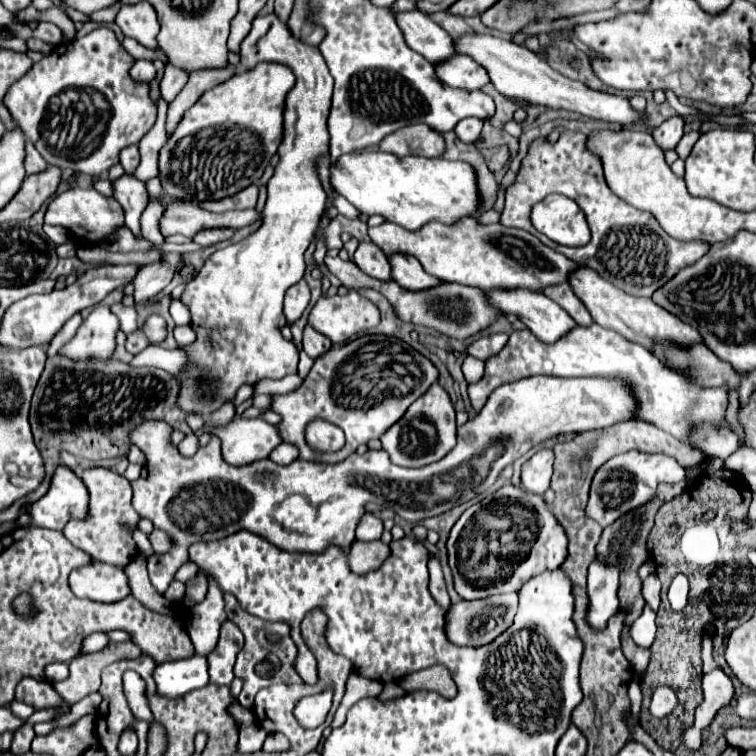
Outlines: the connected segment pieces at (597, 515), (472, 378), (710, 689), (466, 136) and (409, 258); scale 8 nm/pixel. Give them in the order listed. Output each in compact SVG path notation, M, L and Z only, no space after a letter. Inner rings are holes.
M627 451L623 455L617 455L615 459L609 459L593 477L591 497L587 503L587 517L597 521L601 527L607 527L607 525L615 523L615 519L623 517L627 511L633 511L635 507L655 499L657 485L663 481L667 481L667 483L687 481L687 485L695 485L697 479L687 477L685 467L681 467L677 463L677 459L663 455L663 453Z
M467 356L461 369L468 384L480 381L484 375L484 362L473 356Z
M715 669L703 677L703 693L705 701L697 707L697 713L709 725L713 715L733 699L733 683L721 669Z
M463 119L461 123L457 123L455 127L455 135L463 141L463 143L475 143L479 139L483 121L481 119Z
M387 255L391 265L391 277L409 291L421 291L439 285L439 279L427 275L421 263L413 255Z

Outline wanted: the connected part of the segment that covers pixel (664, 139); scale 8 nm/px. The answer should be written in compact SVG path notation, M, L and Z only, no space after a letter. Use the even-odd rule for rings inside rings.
M671 117L663 125L655 127L651 135L663 151L669 151L669 149L675 149L679 139L683 137L683 125L685 125L683 117Z

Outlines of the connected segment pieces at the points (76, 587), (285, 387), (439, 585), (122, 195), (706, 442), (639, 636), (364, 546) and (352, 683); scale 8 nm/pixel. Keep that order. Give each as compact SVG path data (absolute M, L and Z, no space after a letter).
M91 563L75 569L69 575L69 585L77 597L101 603L119 601L131 593L123 569L107 563Z
M289 375L289 377L279 380L263 379L253 387L253 391L255 391L255 395L259 395L259 393L287 393L287 391L297 389L301 385L301 381L303 379L299 375Z
M431 559L431 561L429 561L429 573L431 573L429 591L431 591L433 599L435 599L443 609L447 609L447 607L449 607L449 595L447 595L447 591L445 591L443 571L441 571L441 565L439 565L437 559Z
M123 175L121 179L113 181L113 187L115 187L113 197L121 203L121 207L125 211L125 221L129 223L129 229L135 235L141 235L139 233L139 217L149 203L149 193L147 193L145 183L135 179L133 175Z
M727 423L721 425L717 431L711 429L711 427L703 427L695 435L691 445L701 449L705 455L717 455L717 457L723 457L723 459L727 459L739 447L737 437L731 433Z
M645 607L643 615L631 625L631 637L637 645L643 645L643 647L649 647L655 639L655 613Z
M379 539L370 542L355 541L349 555L351 571L357 575L363 575L370 570L377 570L387 561L389 553L391 553L389 545L385 545Z
M351 673L349 679L347 679L345 697L343 697L343 701L339 705L339 711L333 717L331 727L333 729L335 727L341 727L345 723L345 715L351 709L351 705L355 705L363 697L375 697L375 695L379 695L379 691L383 691L383 683L373 681L373 679L367 679L367 677L361 677L359 673Z

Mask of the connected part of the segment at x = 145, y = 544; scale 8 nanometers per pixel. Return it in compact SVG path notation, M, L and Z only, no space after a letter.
M135 529L135 531L133 531L133 539L135 539L135 543L137 543L139 551L141 551L145 557L149 557L149 555L153 553L153 549L151 549L151 543L149 543L149 539L147 539L147 535L145 535L143 531Z

